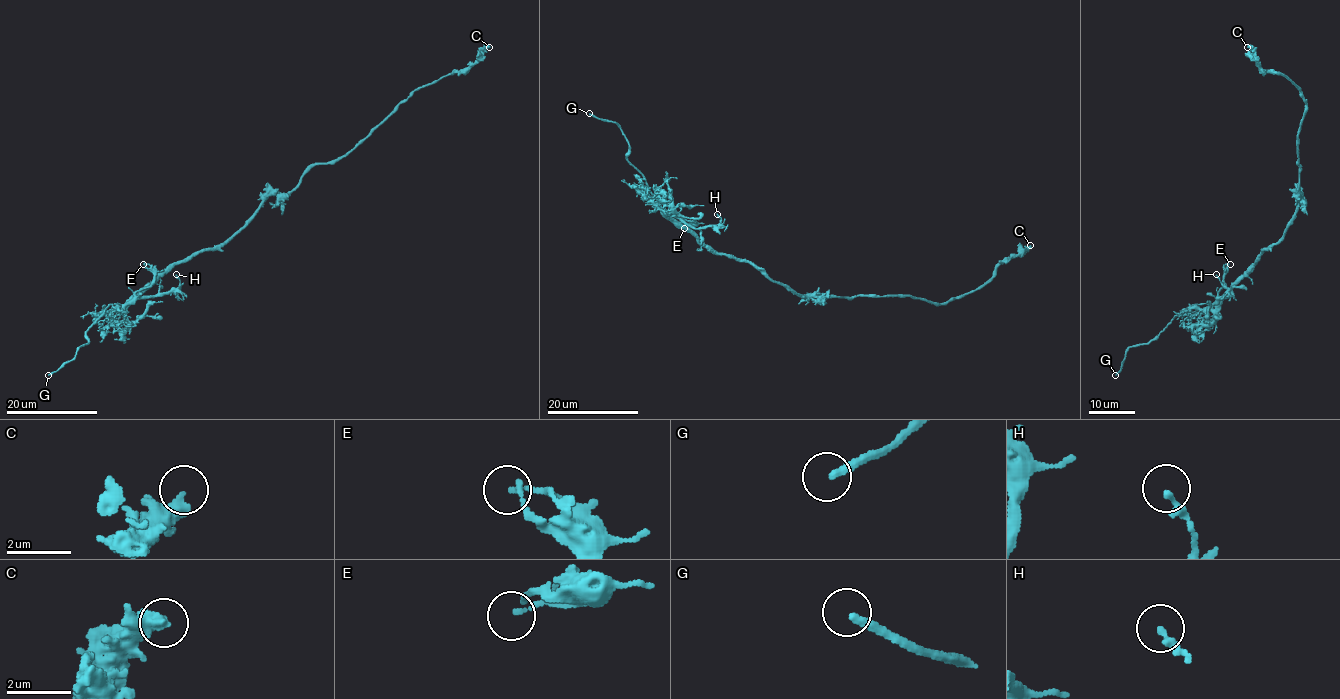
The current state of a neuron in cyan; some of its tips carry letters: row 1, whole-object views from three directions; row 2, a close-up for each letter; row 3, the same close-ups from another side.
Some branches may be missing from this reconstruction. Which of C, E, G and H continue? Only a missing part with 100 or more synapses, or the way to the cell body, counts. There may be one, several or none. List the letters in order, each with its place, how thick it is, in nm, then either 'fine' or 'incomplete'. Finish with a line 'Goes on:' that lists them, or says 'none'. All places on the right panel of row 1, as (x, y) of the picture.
C: place (1247, 47); calibre 240 nm; fine
E: place (1230, 264); calibre 120 nm; fine
G: place (1115, 375); calibre 240 nm; incomplete
H: place (1216, 274); calibre 200 nm; fine
Goes on: G

